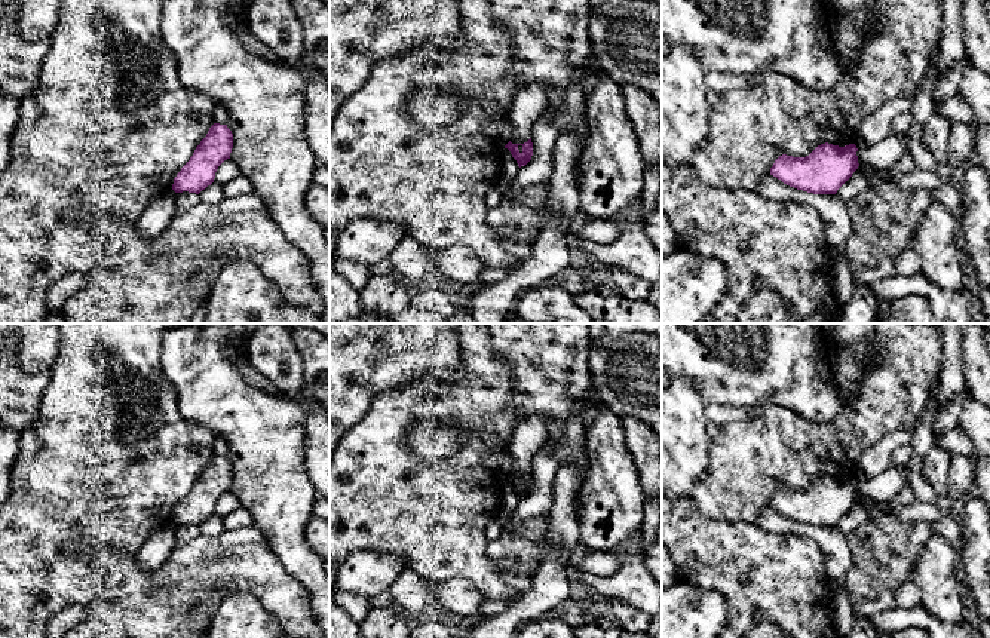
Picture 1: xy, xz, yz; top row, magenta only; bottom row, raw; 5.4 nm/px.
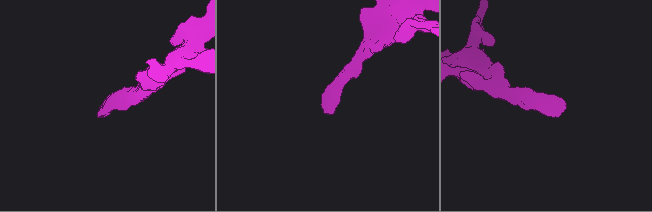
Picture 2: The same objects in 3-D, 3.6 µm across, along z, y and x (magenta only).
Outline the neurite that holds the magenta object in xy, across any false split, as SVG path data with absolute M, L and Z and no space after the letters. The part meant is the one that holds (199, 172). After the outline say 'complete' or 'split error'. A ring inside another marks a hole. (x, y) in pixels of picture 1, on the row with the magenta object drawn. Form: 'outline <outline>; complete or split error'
outline M214 123L190 160L174 178L172 190L175 193L189 191L199 194L214 182L218 166L230 159L232 148L232 131L227 125Z; complete

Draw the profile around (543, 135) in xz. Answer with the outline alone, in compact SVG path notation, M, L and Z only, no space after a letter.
M548 110L534 122L531 129L533 156L521 166L503 196L518 193L530 185L543 184L554 172L554 147L558 139L554 114Z

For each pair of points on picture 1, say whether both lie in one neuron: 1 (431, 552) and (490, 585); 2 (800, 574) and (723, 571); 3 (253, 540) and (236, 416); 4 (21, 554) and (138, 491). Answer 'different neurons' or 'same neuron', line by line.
1: same neuron
2: same neuron
3: different neurons
4: same neuron

